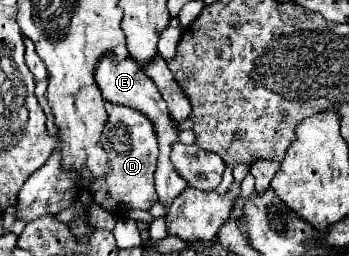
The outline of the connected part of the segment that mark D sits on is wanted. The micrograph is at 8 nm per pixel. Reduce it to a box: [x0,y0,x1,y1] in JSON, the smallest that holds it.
[85,101,159,215]

